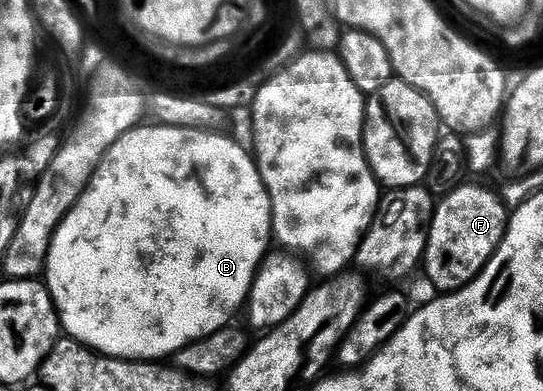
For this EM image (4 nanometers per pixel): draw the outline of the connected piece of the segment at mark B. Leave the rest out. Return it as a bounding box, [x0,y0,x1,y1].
[43,123,274,363]

